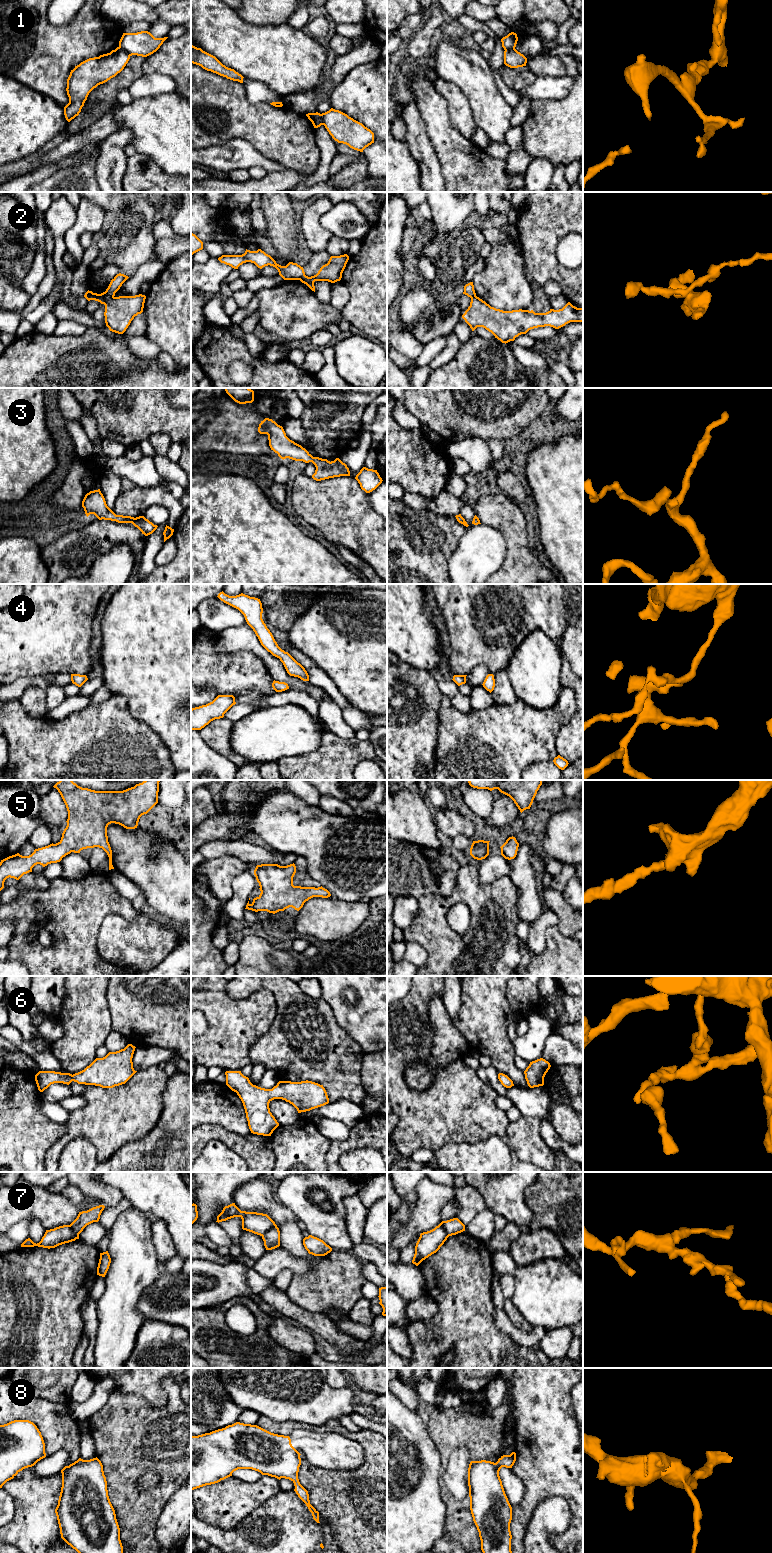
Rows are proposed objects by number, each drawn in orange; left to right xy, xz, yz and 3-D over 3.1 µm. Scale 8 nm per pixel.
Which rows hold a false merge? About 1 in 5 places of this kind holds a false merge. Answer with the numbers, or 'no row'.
1, 2, 7

